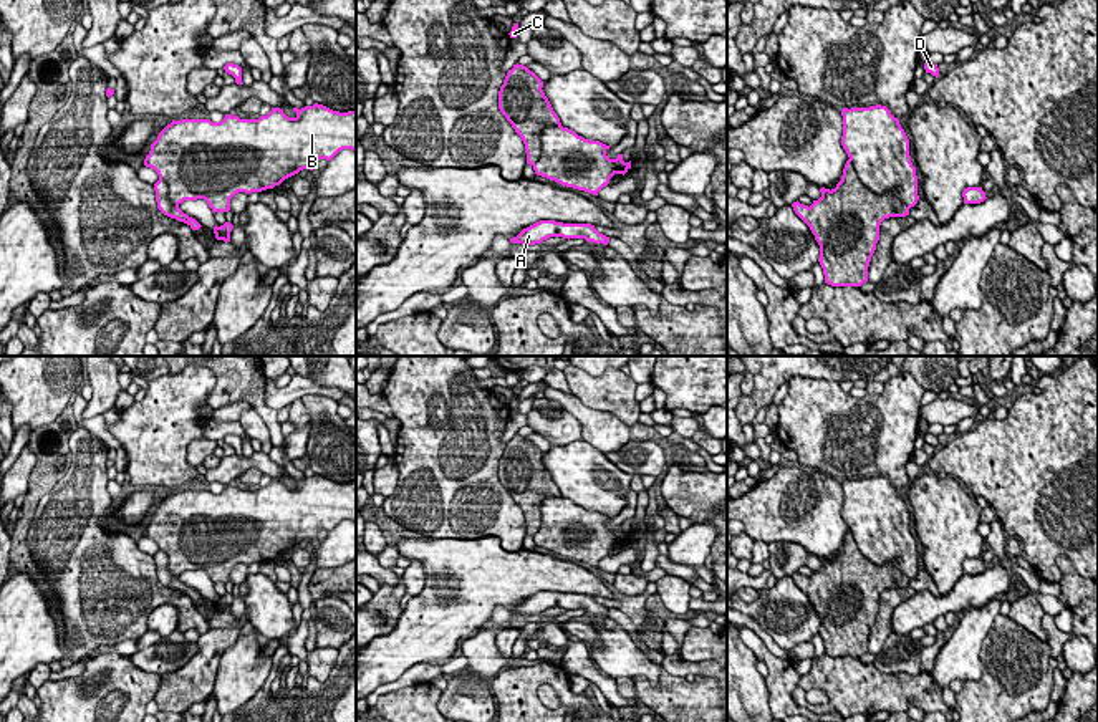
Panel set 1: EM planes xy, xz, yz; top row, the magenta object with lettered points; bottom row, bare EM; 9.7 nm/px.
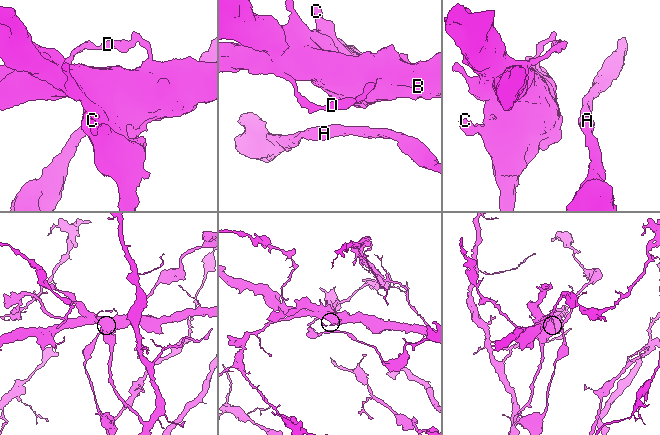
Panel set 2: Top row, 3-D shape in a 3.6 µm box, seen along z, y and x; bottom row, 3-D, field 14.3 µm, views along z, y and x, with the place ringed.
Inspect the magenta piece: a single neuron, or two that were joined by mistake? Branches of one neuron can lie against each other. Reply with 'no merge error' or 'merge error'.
merge error

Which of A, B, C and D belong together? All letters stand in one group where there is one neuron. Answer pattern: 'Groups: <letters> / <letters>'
Groups: A C / B D

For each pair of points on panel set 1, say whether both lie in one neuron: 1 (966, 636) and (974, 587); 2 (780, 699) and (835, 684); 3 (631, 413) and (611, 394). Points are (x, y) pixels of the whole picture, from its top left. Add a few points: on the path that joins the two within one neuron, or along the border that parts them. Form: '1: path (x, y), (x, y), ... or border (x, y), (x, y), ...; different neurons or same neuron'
1: border (999, 596), (979, 606), (971, 606), (964, 613); different neurons
2: border (802, 676), (792, 694), (797, 704); different neurons
3: path (626, 408), (616, 398); same neuron

